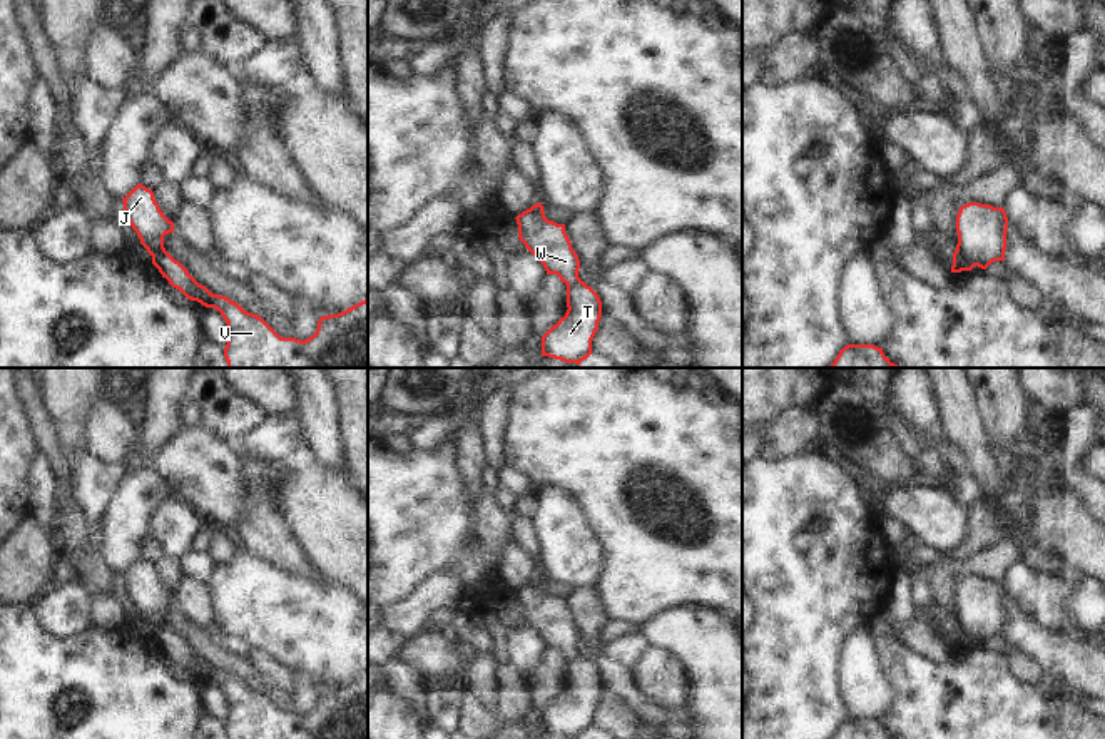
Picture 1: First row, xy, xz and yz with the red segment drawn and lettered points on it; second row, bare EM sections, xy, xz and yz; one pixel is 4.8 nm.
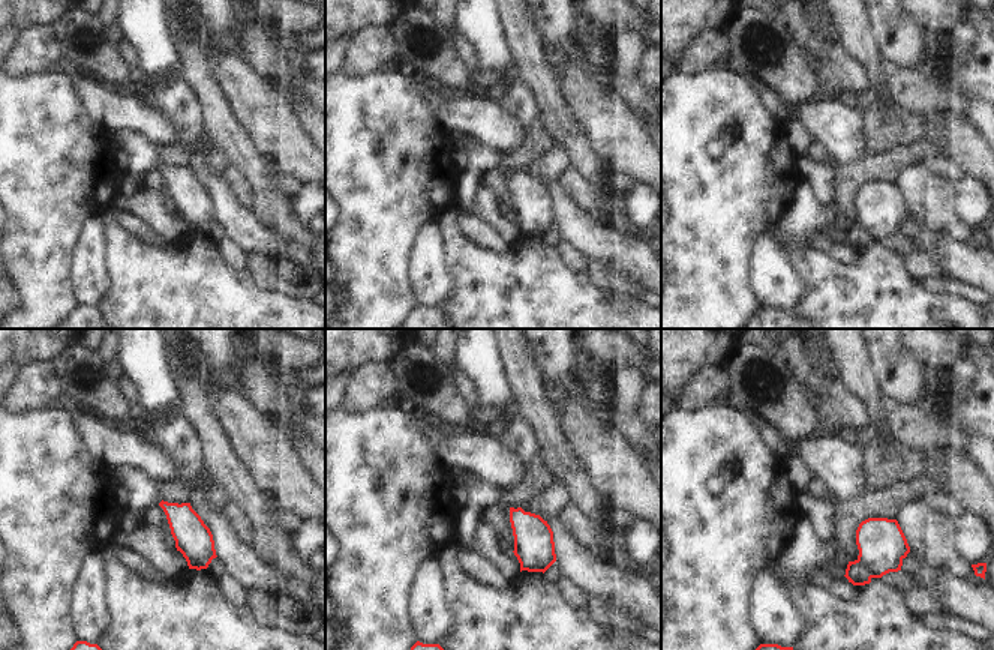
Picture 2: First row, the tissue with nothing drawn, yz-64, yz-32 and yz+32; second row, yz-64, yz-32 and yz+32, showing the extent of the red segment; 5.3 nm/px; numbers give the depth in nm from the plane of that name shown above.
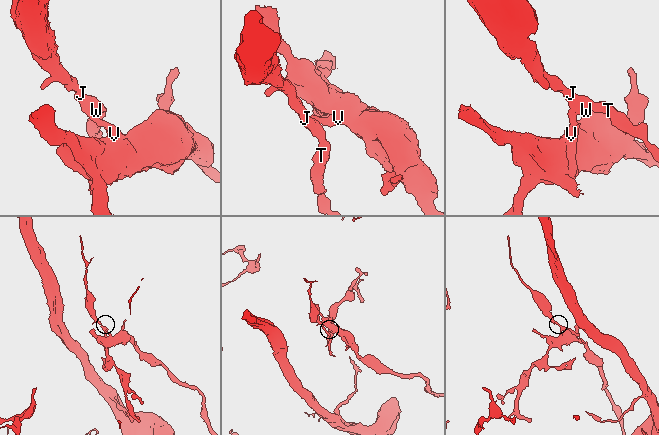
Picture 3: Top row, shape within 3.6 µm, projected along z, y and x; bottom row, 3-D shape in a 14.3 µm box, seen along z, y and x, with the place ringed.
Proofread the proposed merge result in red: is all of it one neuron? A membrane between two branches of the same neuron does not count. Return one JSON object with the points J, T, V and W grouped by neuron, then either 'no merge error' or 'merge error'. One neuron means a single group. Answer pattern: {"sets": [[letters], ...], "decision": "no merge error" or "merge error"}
{"sets": [["J", "T", "W"], ["V"]], "decision": "merge error"}

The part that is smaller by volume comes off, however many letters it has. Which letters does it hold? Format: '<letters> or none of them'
J, T, W

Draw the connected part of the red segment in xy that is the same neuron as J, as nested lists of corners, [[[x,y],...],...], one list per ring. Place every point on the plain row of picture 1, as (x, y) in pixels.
[[[137,558],[124,573],[124,587],[129,599],[137,607],[140,619],[155,632],[164,627],[164,610],[174,607],[169,595],[154,573],[154,567]]]

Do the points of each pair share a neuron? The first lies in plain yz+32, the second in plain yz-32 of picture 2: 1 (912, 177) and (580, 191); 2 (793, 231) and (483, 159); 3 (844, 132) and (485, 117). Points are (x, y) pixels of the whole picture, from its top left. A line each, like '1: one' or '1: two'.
1: one
2: one
3: one

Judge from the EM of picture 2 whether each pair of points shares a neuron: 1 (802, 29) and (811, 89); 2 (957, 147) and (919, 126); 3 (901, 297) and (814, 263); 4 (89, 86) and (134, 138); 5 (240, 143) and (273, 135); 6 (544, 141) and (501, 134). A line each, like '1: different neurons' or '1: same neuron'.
1: different neurons
2: different neurons
3: same neuron
4: different neurons
5: different neurons
6: different neurons

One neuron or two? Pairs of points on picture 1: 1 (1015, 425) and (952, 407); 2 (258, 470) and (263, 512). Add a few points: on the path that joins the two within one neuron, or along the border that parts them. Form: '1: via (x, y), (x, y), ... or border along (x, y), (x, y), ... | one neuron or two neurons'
1: border along (968, 385), (975, 398), (982, 430), (992, 445) | two neurons
2: via (261, 480), (261, 502) | one neuron

